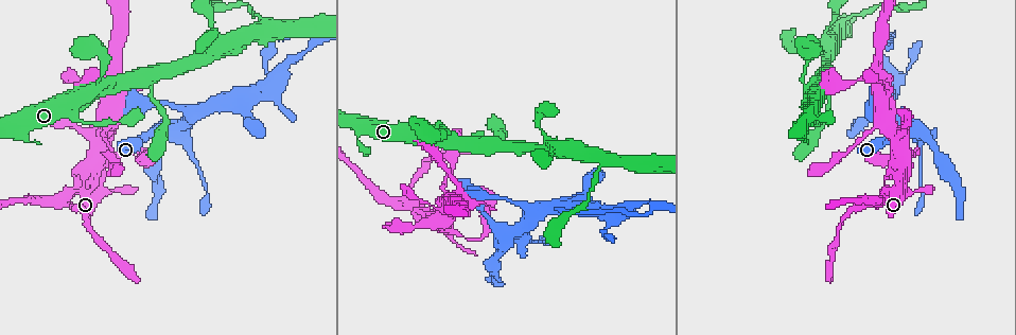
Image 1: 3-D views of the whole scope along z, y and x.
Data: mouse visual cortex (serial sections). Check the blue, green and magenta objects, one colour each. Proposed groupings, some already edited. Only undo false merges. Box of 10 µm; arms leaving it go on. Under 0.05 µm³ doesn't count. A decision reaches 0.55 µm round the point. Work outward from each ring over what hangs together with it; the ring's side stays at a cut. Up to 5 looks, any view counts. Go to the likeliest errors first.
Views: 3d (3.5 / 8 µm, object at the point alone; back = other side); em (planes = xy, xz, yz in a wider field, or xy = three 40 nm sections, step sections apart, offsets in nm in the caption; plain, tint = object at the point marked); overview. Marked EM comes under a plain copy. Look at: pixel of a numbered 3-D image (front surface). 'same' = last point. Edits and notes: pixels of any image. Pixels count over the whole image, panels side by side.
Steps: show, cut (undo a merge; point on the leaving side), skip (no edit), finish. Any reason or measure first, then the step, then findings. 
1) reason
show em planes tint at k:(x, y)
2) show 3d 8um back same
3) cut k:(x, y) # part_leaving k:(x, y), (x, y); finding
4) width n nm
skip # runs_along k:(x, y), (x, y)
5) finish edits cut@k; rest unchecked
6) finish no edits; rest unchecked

abrupt turn
show 3d 3.5um at 1:(313, 44)

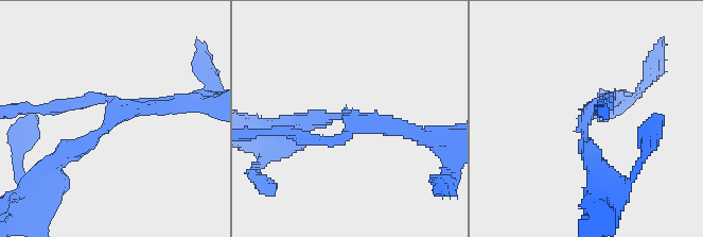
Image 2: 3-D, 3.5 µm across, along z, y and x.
show em xy step 1 tint at 2:(352, 121)

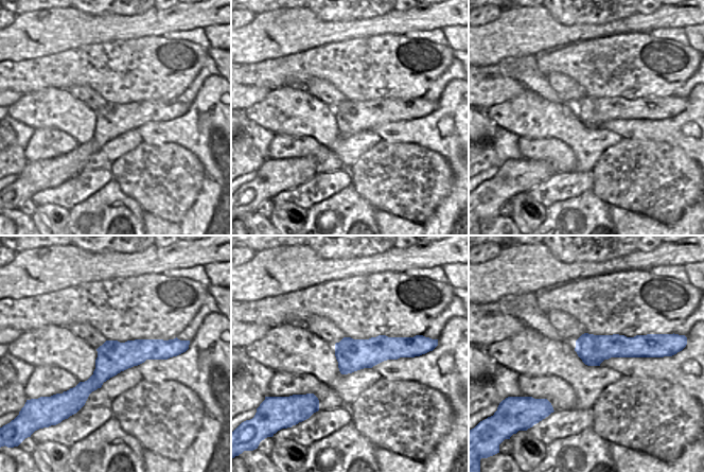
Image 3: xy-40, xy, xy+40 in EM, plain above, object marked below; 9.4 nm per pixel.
skip # runs_along 2:(593, 158), (584, 119), (607, 106); all the same cell

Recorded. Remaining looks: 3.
narrows sharply
show 3d 3.5um at 1:(209, 50)

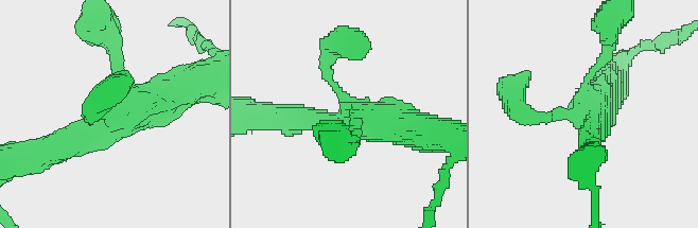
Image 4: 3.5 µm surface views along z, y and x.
arms 4; arm_widths 150, 150, 400, 500 nm
show em xy step 2 tint at 4:(348, 121)

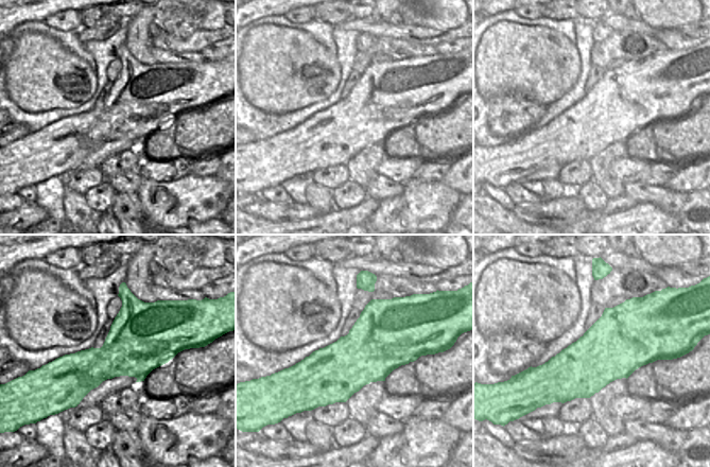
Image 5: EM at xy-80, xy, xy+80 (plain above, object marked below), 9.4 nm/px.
show em xy step 3 tint same

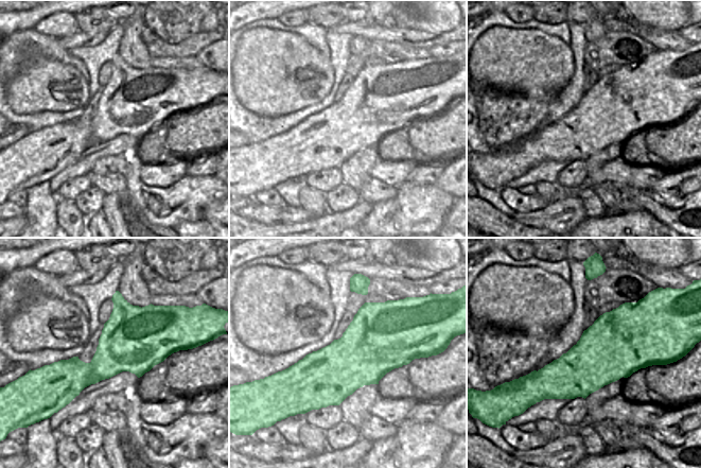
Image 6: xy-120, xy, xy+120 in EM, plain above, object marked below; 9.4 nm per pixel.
skip # continuous, no second cell

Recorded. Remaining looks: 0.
finish no edits; rest unchecked

